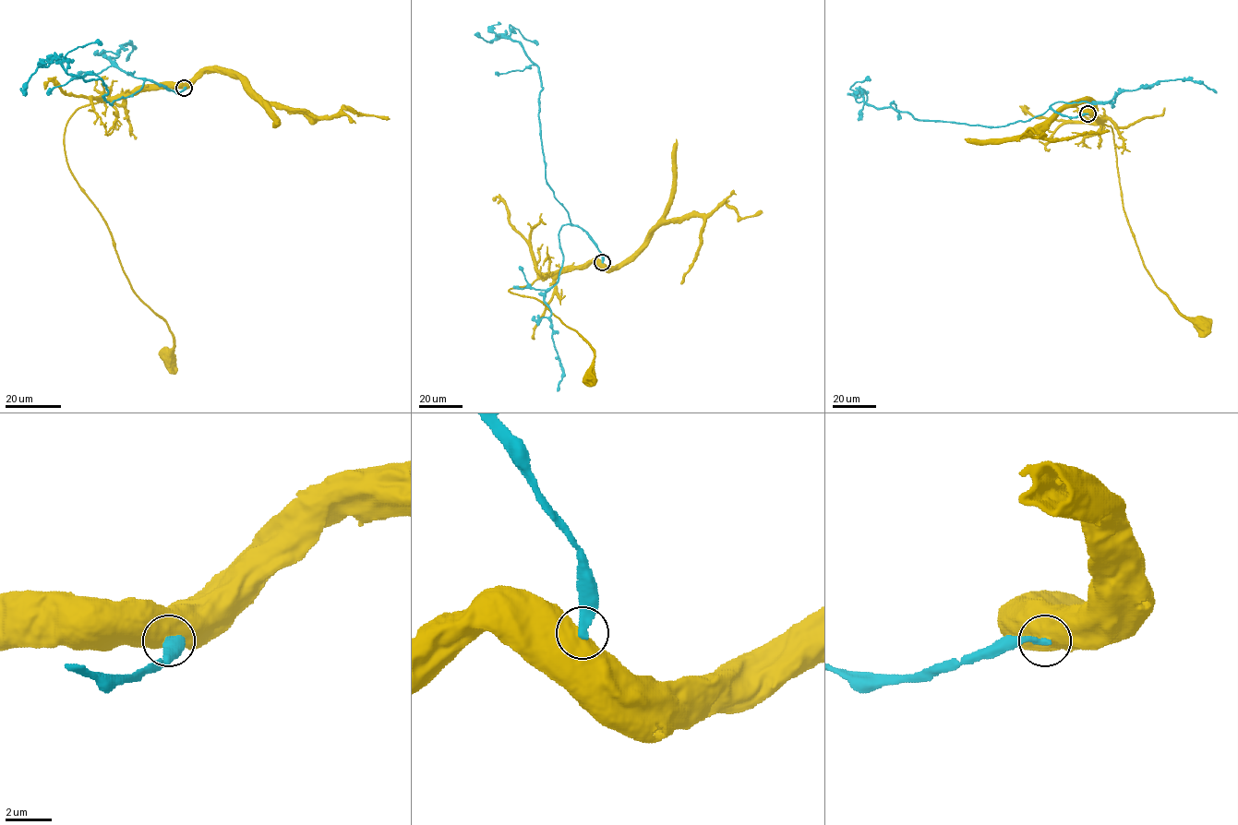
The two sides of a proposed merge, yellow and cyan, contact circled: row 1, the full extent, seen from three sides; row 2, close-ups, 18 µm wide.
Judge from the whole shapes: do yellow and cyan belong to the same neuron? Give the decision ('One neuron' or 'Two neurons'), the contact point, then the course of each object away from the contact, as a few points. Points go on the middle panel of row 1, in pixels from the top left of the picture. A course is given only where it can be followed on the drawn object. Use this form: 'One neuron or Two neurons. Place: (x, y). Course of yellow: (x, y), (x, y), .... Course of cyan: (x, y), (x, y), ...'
Two neurons. Place: (602, 262). Course of yellow: (602, 262), (563, 267), (542, 273), (530, 284), (509, 290), (535, 298), (588, 342), (594, 358), (591, 378). Course of cyan: (602, 262), (595, 243), (572, 224), (546, 181), (540, 73), (510, 38), (509, 26), (537, 44)

